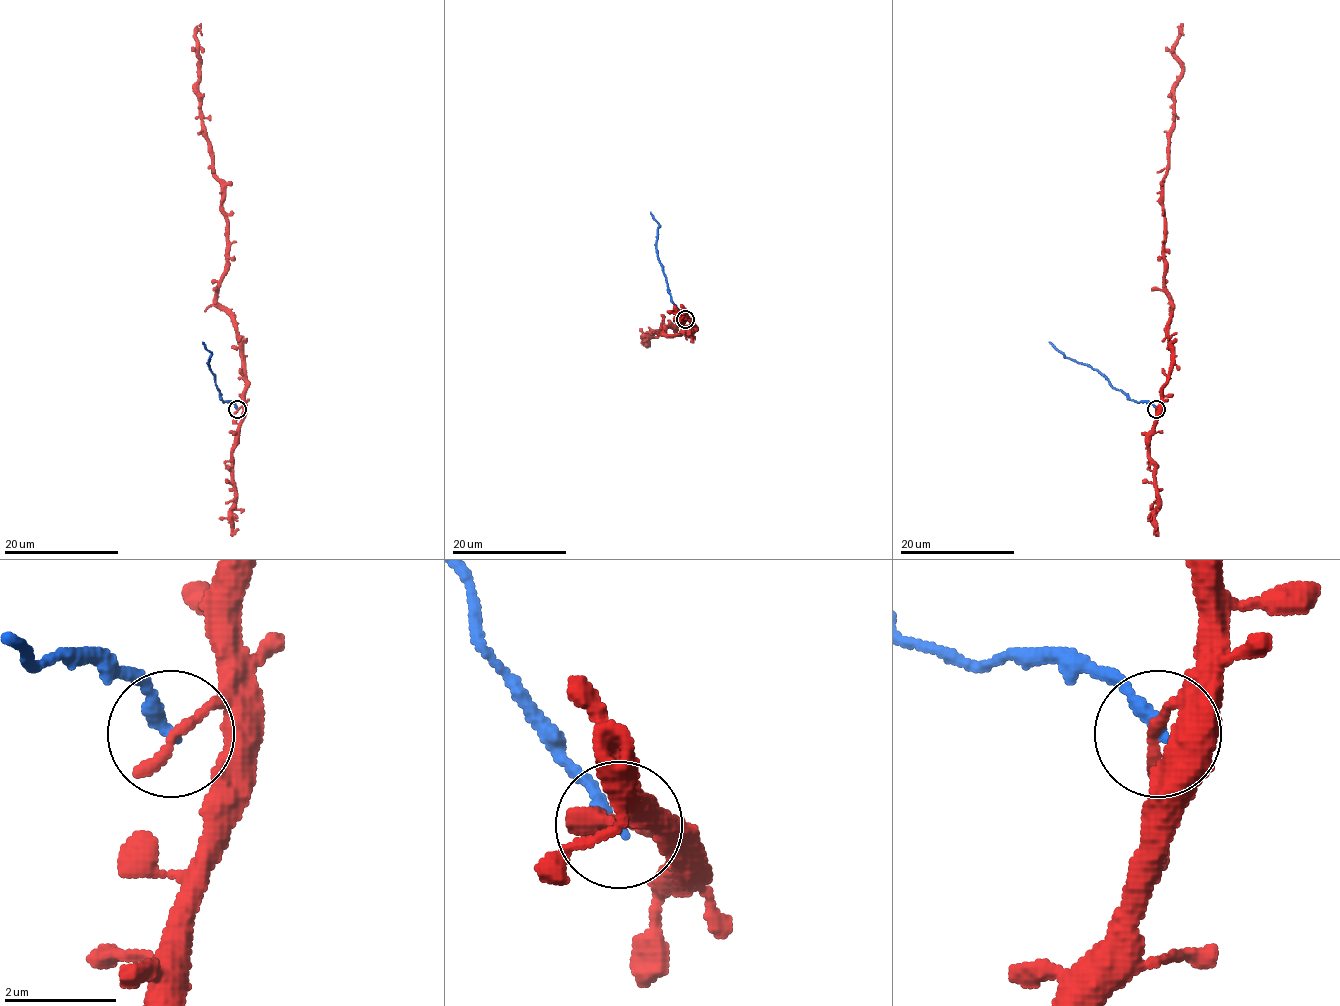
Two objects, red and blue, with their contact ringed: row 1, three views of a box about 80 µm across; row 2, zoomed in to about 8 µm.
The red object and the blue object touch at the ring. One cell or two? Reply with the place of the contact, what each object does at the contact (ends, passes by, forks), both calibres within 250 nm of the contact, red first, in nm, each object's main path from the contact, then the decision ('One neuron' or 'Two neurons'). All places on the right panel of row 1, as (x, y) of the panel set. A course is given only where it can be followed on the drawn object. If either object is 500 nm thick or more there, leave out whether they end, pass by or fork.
Place: (1156, 409). At the ring red ends. At the ring blue ends. Thickness 280 nm (red) against 260 nm. Course of red: (1156, 409), (1172, 361), (1163, 182), (1174, 82), (1182, 70), (1174, 40), (1183, 23). Course of blue: (1156, 409), (1149, 402), (1129, 399), (1094, 369), (1064, 356), (1049, 342). Two neurons

